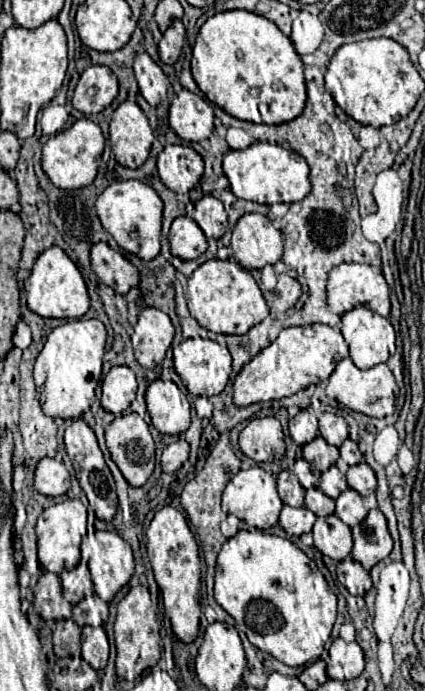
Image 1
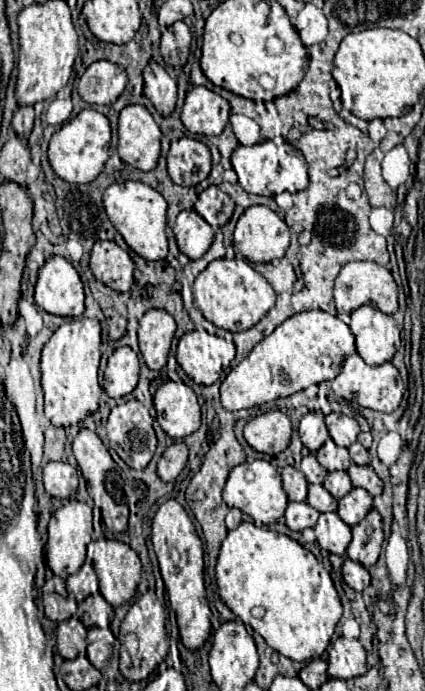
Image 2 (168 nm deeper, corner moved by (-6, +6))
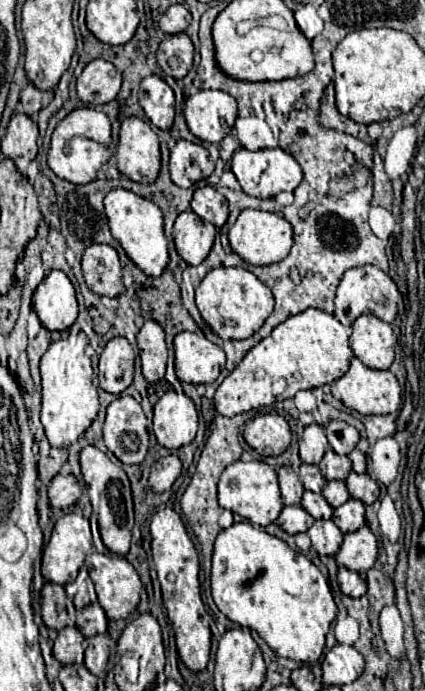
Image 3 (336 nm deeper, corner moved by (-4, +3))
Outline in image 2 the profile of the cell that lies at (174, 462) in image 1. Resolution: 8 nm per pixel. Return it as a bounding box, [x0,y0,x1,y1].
[158,441,188,481]

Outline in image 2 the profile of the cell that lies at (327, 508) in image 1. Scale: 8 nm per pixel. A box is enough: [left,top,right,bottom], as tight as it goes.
[308,484,338,513]

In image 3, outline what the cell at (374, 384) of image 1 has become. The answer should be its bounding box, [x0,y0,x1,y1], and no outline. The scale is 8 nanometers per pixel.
[332,358,402,414]

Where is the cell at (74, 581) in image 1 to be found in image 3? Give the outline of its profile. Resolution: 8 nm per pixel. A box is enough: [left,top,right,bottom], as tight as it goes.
[64,567,97,610]

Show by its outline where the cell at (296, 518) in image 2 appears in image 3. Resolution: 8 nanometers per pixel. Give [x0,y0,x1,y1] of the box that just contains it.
[278,506,314,534]

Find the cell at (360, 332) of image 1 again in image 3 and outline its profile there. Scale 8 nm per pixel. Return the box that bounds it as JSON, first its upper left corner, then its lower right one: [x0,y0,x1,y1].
[350,314,396,370]

